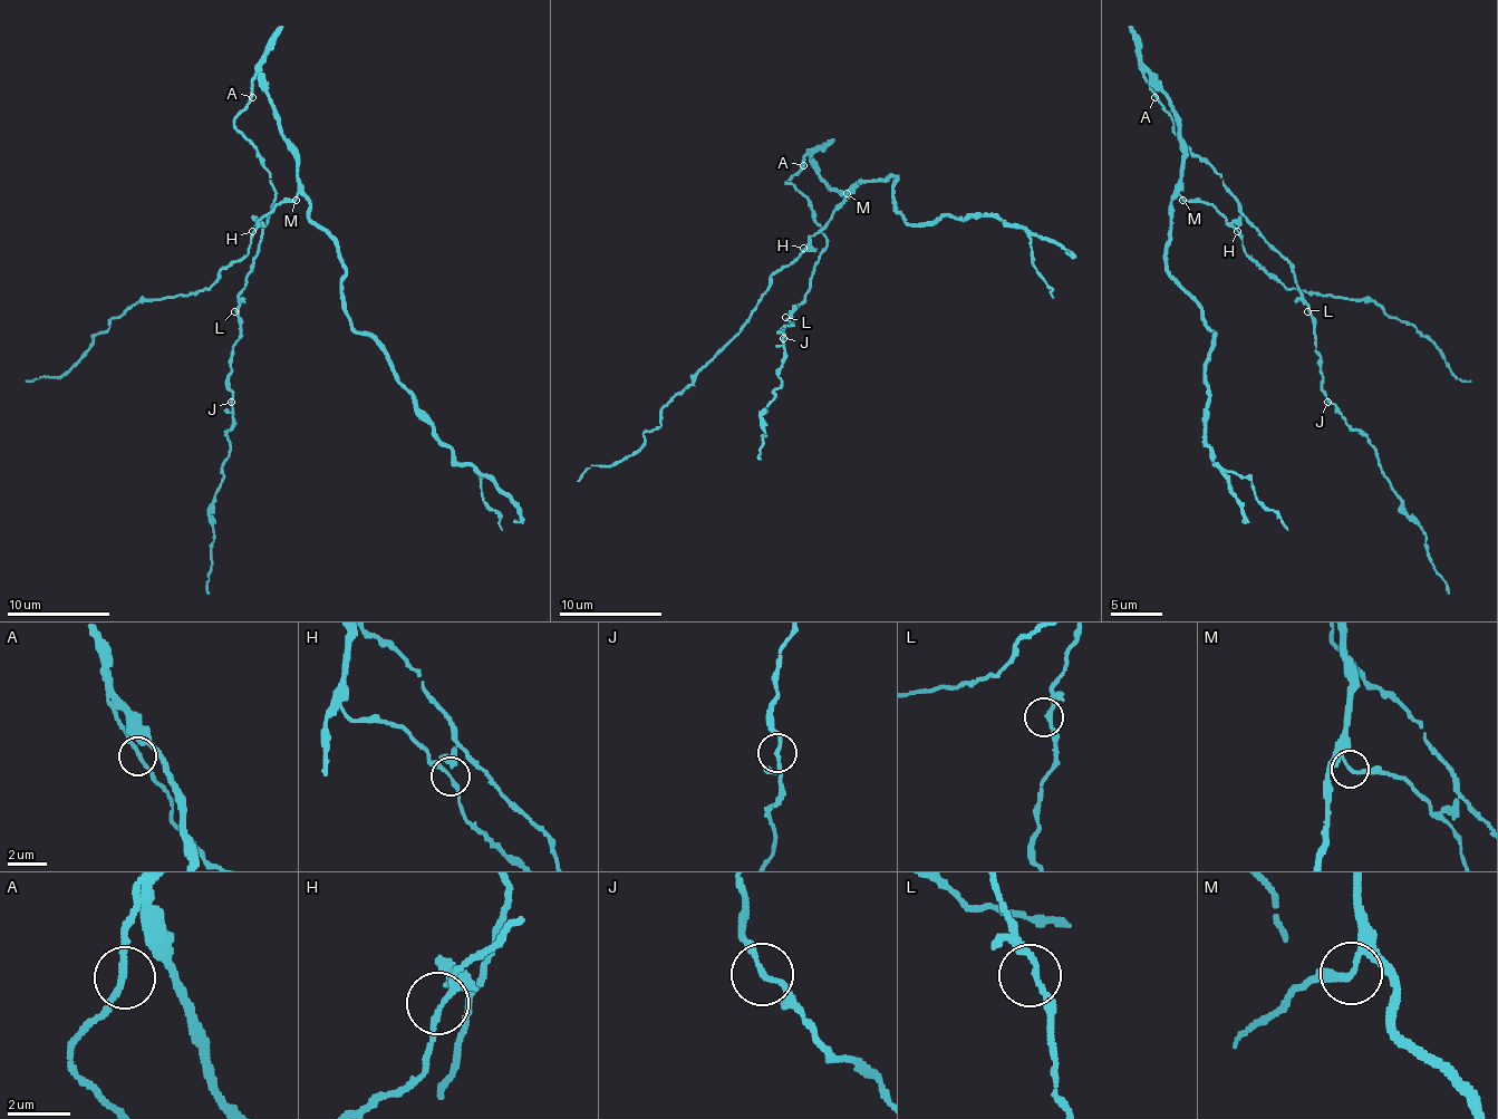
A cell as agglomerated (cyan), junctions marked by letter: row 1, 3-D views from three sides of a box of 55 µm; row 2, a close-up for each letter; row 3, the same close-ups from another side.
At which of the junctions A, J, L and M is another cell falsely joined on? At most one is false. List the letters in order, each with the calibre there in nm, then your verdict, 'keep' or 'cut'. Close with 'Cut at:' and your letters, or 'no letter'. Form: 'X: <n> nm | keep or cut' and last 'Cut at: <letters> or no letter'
A: 200 nm | keep
J: 170 nm | keep
L: 180 nm | keep
M: 170 nm | keep
Cut at: no letter

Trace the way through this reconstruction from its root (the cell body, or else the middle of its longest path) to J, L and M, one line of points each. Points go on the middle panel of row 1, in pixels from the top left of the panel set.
J: (801, 167), (785, 183), (809, 201), (827, 246), (783, 338)
L: (801, 167), (785, 183), (809, 201), (827, 246), (814, 266), (807, 297), (785, 317)
M: (801, 167), (807, 160), (832, 189), (842, 193), (850, 189), (848, 193)

